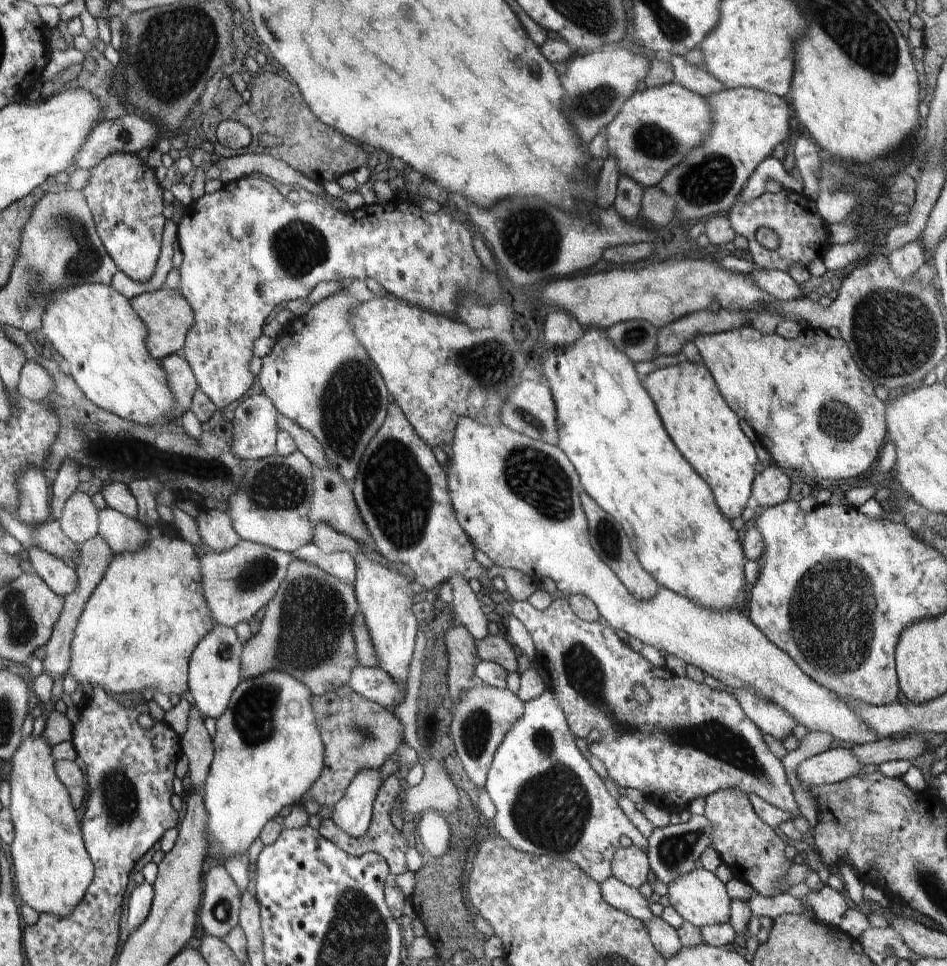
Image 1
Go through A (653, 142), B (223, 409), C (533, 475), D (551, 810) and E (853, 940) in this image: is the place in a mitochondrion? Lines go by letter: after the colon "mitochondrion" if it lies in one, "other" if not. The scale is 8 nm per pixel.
A: mitochondrion
B: other
C: mitochondrion
D: mitochondrion
E: other

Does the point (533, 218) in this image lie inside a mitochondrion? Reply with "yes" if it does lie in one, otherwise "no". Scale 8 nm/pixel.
yes

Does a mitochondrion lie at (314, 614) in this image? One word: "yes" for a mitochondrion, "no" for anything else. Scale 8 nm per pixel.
yes

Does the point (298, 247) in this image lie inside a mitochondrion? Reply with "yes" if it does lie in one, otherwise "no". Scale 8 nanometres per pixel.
yes

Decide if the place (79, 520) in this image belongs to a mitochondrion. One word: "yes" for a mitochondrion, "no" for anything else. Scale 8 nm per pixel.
no

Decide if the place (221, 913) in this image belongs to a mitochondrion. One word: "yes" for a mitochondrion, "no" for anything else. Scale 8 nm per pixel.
yes

